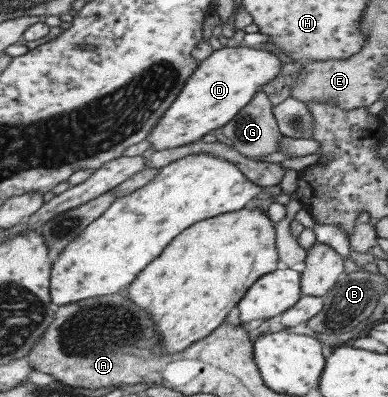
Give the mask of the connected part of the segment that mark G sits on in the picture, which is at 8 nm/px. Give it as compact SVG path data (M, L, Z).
M256 91L250 102L242 107L242 110L238 111L224 127L220 127L220 132L230 140L230 147L252 160L258 160L259 156L266 156L276 151L282 134L277 128L272 107L264 91Z

